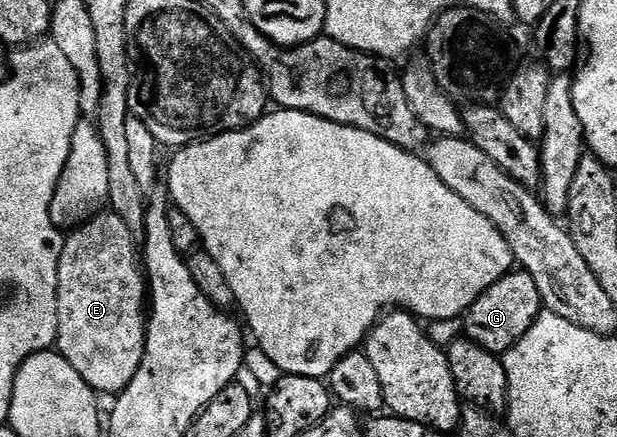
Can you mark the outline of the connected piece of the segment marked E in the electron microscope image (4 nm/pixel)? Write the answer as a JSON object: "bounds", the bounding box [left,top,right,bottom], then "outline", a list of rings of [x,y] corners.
{"bounds":[56,211,147,397],"outline":[[[104,211],[70,232],[60,254],[56,350],[64,359],[71,361],[75,373],[79,373],[89,387],[98,393],[106,391],[110,397],[125,390],[125,386],[135,377],[145,352],[147,281],[135,246],[136,240],[127,223],[118,214]]]}

